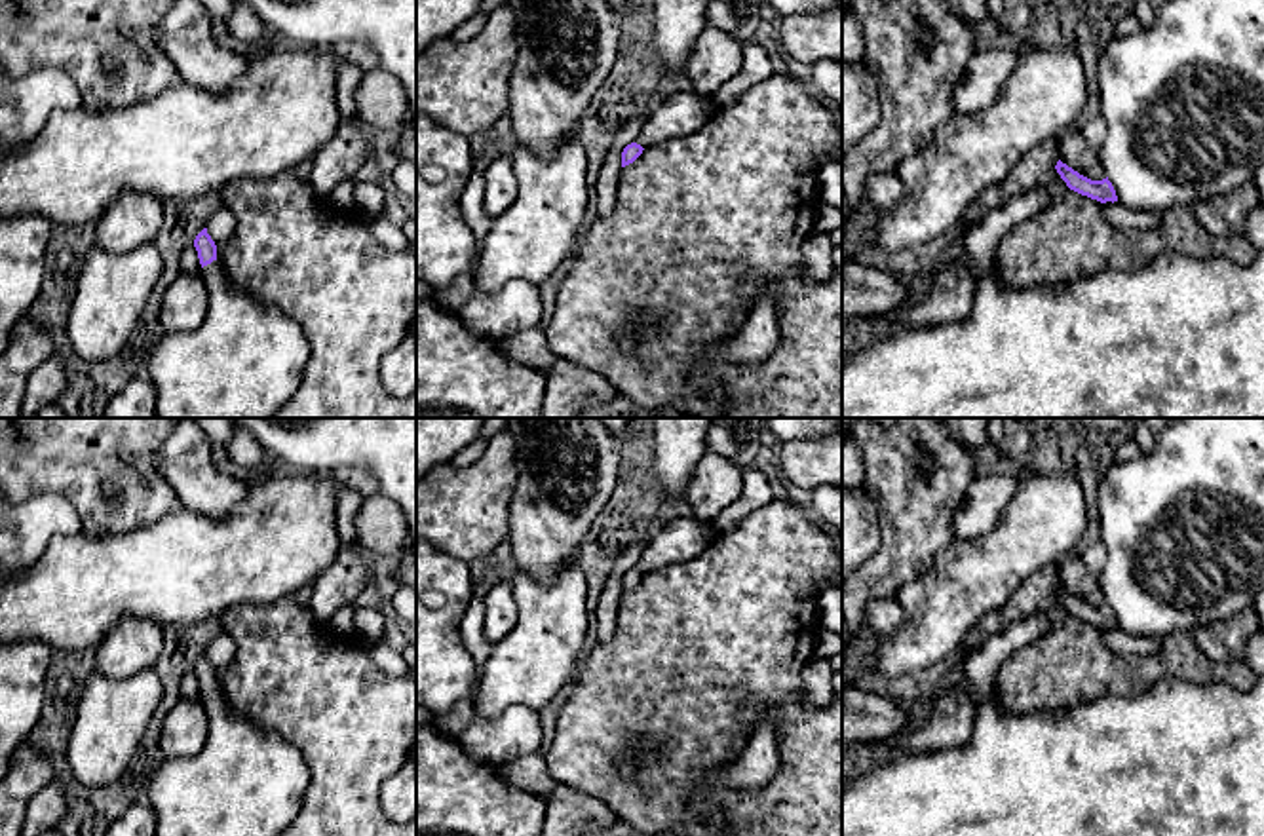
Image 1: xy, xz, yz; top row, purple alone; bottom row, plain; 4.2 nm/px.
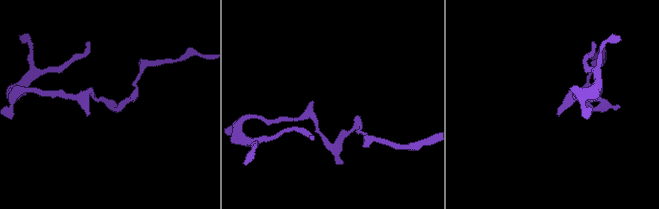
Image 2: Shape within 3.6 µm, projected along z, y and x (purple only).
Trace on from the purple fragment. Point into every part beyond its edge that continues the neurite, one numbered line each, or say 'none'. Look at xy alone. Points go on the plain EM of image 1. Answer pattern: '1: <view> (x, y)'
1: xy (246, 781)

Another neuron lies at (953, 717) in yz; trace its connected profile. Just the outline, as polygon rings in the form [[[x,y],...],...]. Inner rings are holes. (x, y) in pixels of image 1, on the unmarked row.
[[[964,684],[947,690],[931,707],[931,718],[918,730],[905,732],[888,747],[893,754],[916,754],[962,747],[973,732],[979,705]]]

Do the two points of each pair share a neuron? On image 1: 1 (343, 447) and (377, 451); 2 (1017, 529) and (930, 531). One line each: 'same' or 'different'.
1: same
2: different

